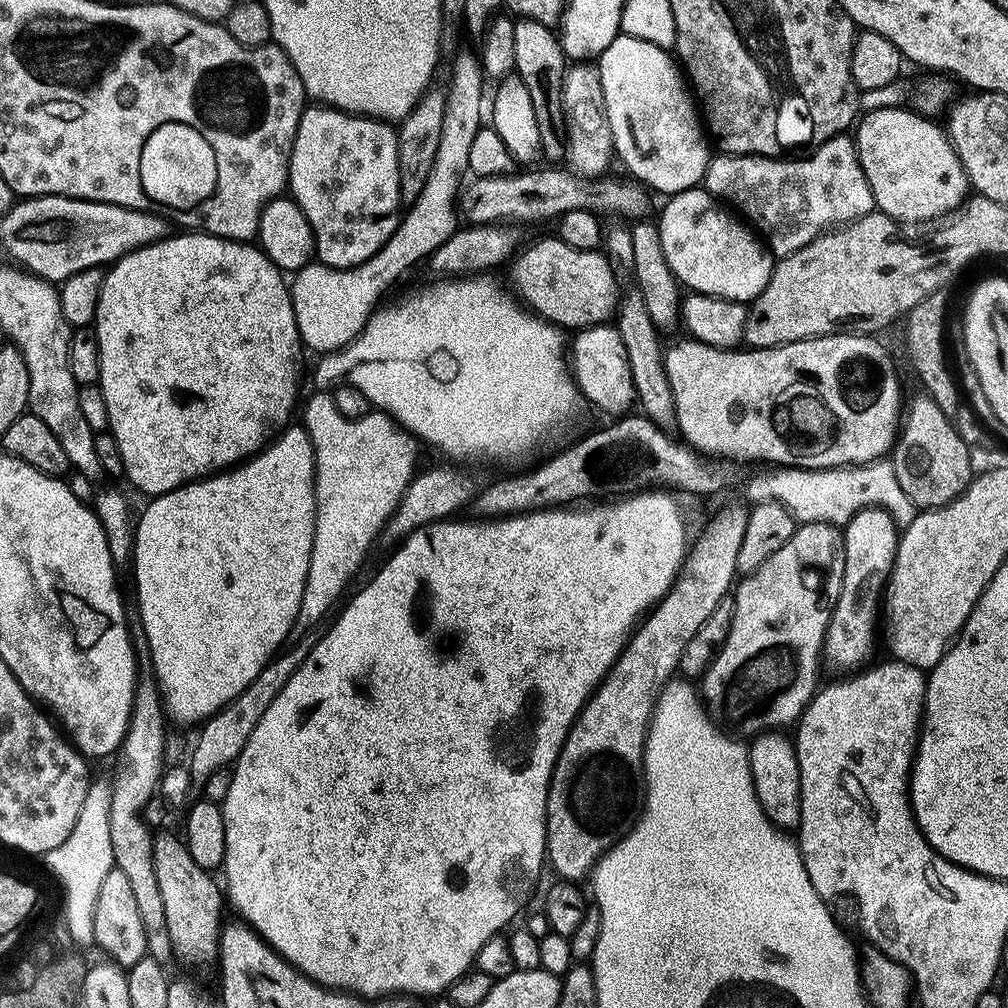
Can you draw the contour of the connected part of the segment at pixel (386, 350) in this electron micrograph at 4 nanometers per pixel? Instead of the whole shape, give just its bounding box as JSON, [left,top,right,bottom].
[312,274,578,462]

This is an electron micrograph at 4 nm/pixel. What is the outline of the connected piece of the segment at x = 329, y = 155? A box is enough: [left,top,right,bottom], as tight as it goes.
[288,106,402,257]

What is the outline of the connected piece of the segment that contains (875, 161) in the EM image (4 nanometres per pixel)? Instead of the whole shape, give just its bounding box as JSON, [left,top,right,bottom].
[854,108,970,226]

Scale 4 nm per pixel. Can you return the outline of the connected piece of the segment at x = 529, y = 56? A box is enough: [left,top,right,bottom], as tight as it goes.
[514,18,566,151]

